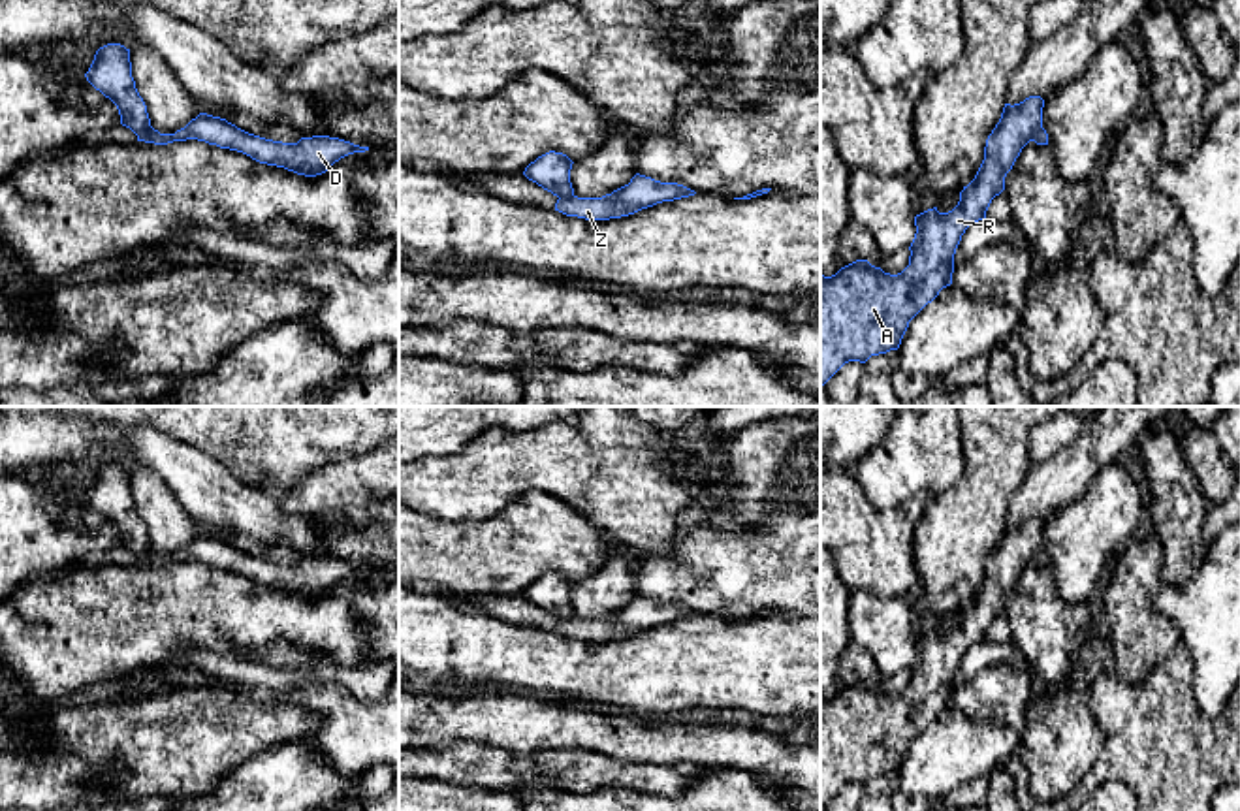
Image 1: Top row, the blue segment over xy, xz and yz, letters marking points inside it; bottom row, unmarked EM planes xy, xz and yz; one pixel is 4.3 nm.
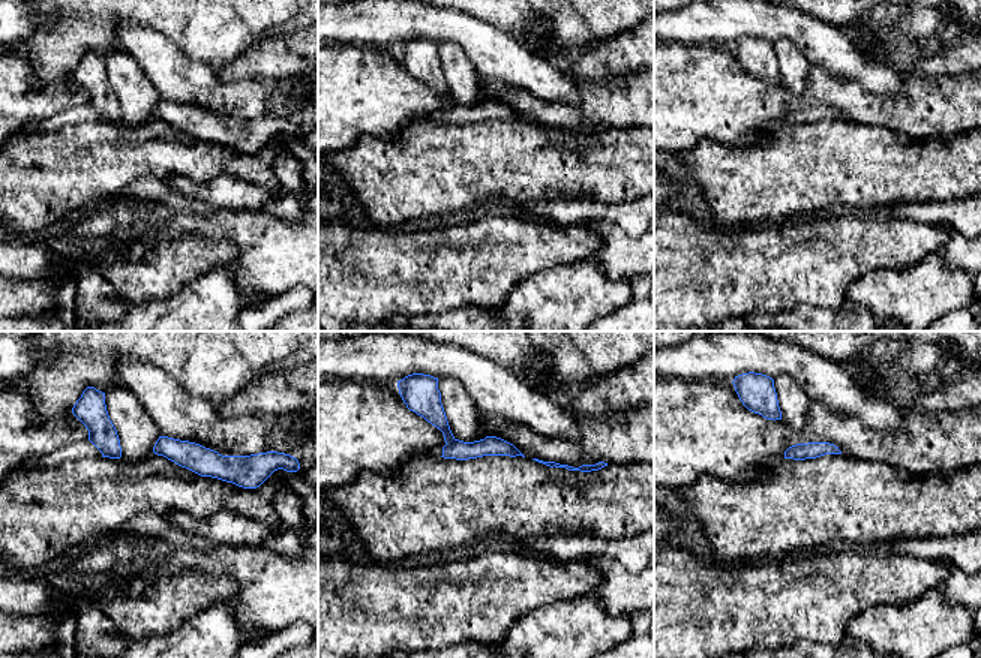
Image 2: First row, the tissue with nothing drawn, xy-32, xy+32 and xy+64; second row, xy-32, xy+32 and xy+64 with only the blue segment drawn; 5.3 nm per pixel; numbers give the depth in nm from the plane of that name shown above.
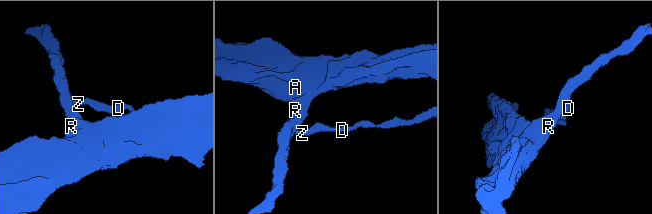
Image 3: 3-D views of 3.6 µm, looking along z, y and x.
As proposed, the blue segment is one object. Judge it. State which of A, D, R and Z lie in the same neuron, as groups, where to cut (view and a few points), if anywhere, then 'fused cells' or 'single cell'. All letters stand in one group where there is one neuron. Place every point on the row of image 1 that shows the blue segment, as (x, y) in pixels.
groups A R / D Z; cut xy (151, 127), (138, 136); fused cells

